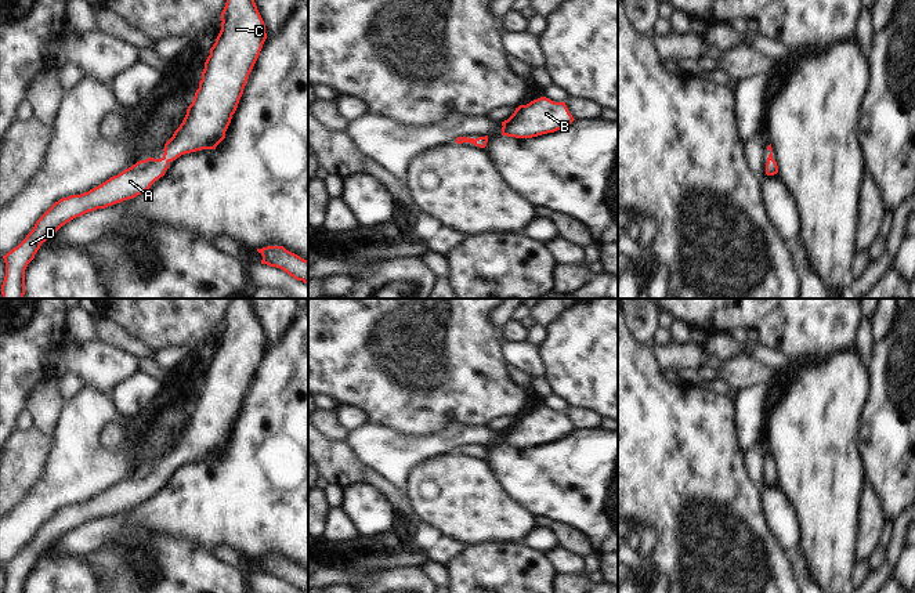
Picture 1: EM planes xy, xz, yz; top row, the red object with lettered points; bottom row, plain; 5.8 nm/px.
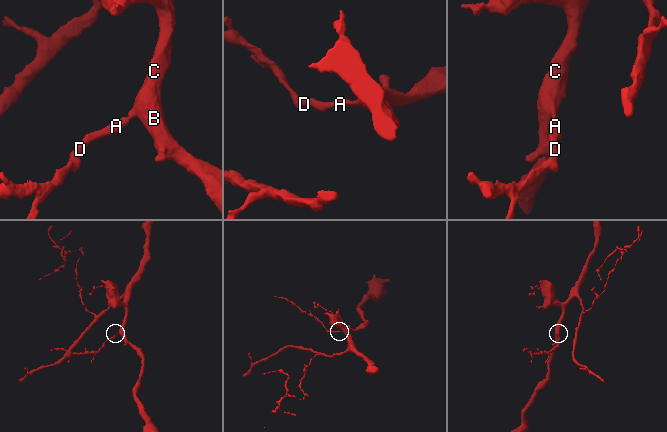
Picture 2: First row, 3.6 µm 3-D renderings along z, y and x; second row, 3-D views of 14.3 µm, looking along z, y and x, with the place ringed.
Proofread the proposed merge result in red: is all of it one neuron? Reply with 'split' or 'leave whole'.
leave whole

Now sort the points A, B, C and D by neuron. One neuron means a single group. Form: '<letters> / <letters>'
A B C D

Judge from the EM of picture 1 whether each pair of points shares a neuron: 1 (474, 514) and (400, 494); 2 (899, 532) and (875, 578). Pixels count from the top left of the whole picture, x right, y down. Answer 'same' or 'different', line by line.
1: different
2: same

